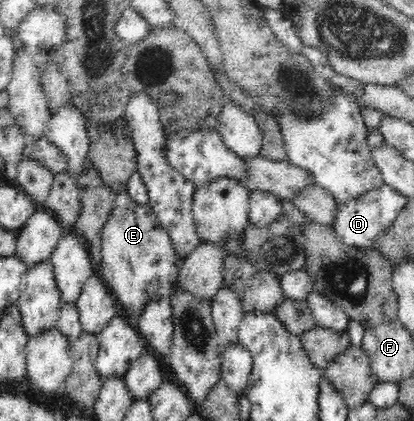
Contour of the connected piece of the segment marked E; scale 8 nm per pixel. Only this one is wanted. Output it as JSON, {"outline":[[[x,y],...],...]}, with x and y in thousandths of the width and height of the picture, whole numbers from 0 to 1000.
{"outline":[[[304,454],[278,461],[278,492],[244,546],[246,584],[242,656],[271,705],[307,743],[307,762],[326,772],[343,734],[374,705],[408,708],[430,663],[425,620],[432,615],[411,556],[382,525],[370,494],[316,475]]]}

